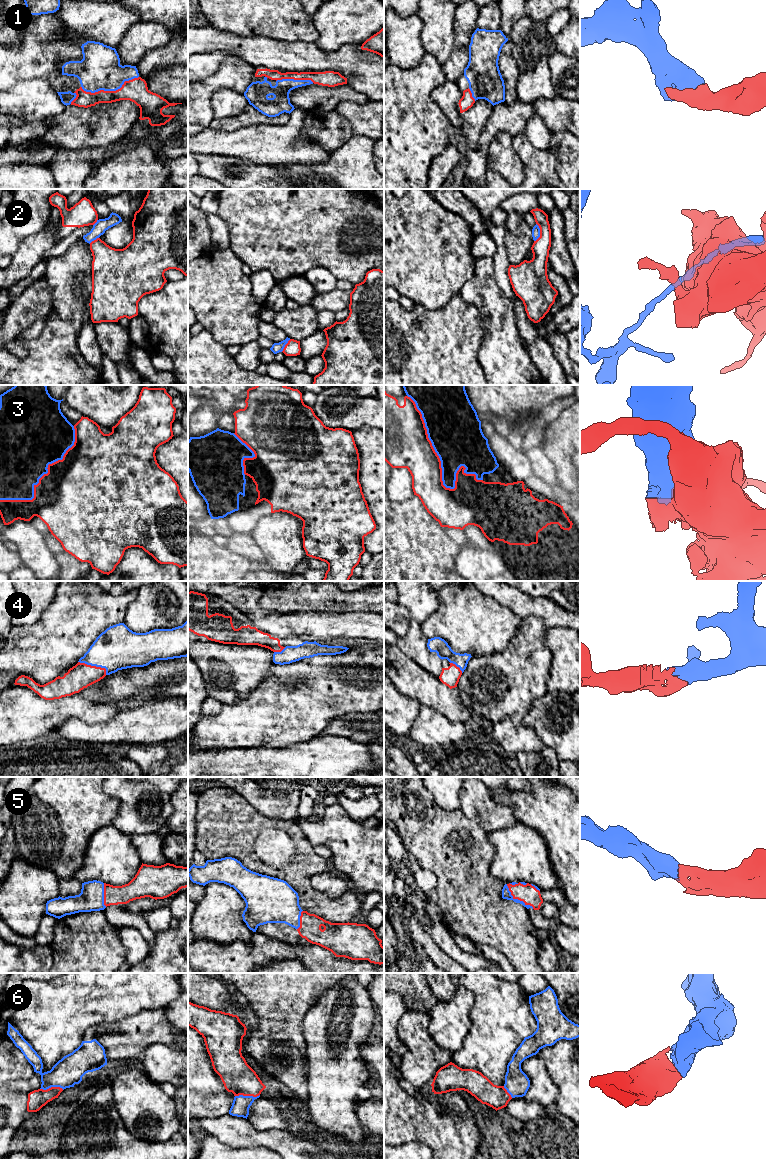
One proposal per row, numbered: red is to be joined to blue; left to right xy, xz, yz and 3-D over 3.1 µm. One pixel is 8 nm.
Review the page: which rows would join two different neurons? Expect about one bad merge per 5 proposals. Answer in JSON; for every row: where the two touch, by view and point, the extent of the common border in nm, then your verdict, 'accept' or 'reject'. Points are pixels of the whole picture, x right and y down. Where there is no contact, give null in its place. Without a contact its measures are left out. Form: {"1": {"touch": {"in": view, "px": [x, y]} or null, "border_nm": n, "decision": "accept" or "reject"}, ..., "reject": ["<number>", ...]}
{"1": {"touch": {"in": "xy", "px": [110, 90]}, "border_nm": 480, "decision": "accept"}, "2": {"touch": {"in": "yz", "px": [539, 232]}, "border_nm": 150, "decision": "reject"}, "3": {"touch": {"in": "yz", "px": [442, 469]}, "border_nm": 900, "decision": "reject"}, "4": {"touch": {"in": "xy", "px": [94, 665]}, "border_nm": 260, "decision": "accept"}, "5": {"touch": {"in": "yz", "px": [517, 899]}, "border_nm": 300, "decision": "accept"}, "6": {"touch": {"in": "xz", "px": [247, 1096]}, "border_nm": 200, "decision": "accept"}, "reject": ["2", "3"]}

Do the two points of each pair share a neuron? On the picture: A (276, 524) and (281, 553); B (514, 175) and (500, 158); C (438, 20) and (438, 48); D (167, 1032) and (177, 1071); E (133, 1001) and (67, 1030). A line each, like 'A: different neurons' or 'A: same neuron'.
A: same neuron
B: same neuron
C: same neuron
D: different neurons
E: same neuron

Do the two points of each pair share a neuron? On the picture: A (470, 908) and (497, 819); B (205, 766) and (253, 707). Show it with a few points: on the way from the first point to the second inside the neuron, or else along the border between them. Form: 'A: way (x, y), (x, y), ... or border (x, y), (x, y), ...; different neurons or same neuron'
A: border (467, 817), (474, 820), (486, 833); different neurons
B: border (241, 747), (198, 750); different neurons

